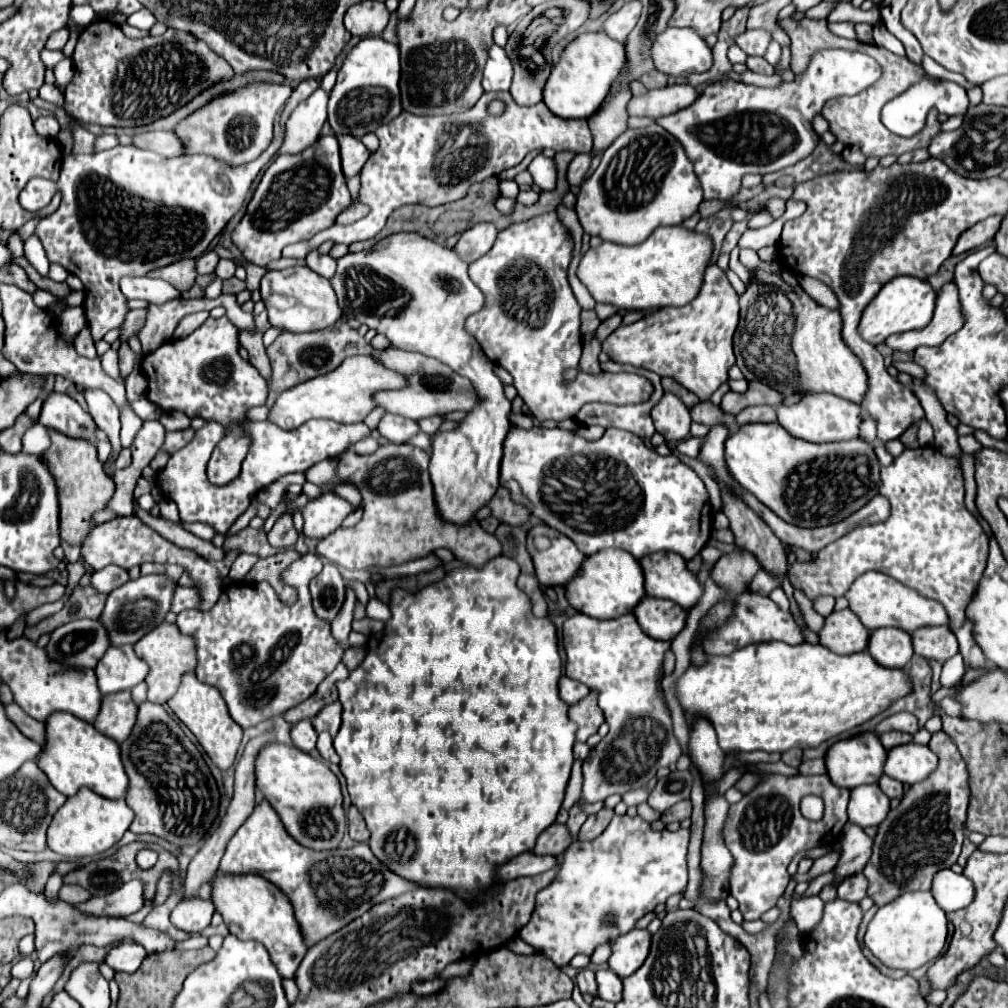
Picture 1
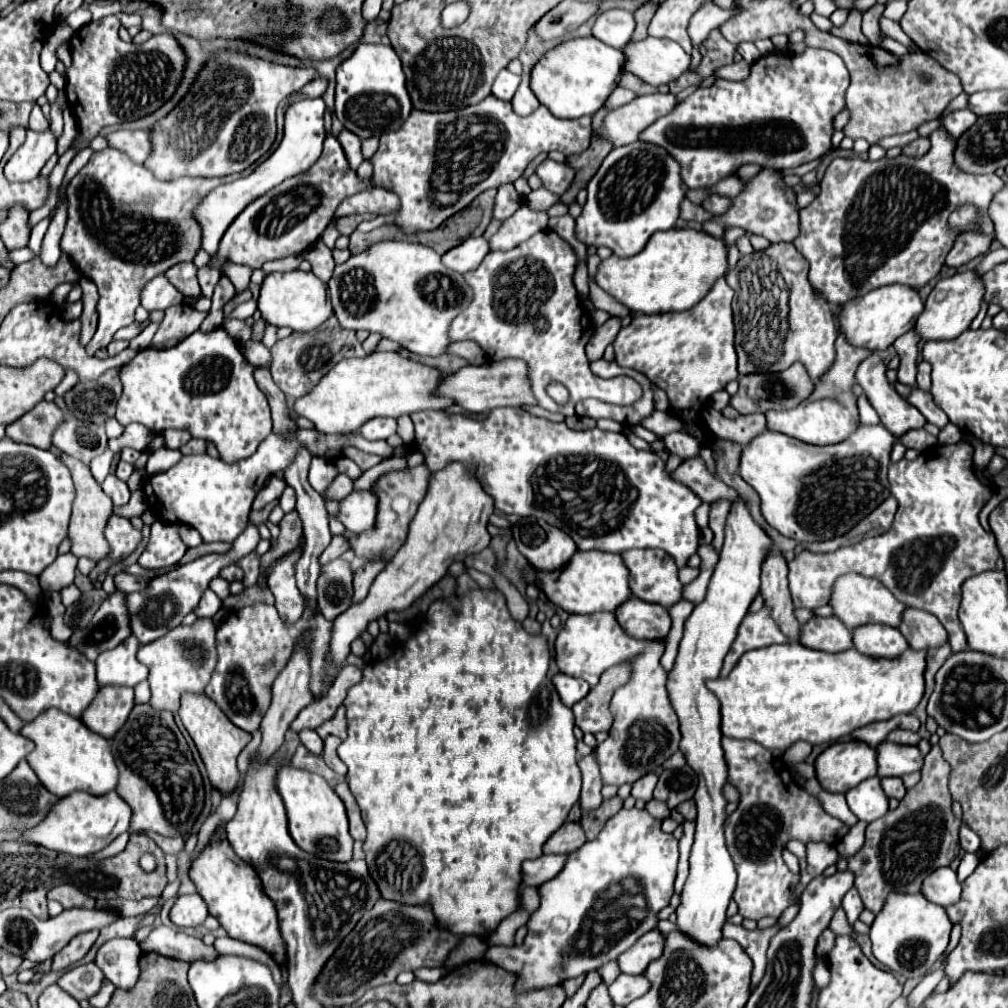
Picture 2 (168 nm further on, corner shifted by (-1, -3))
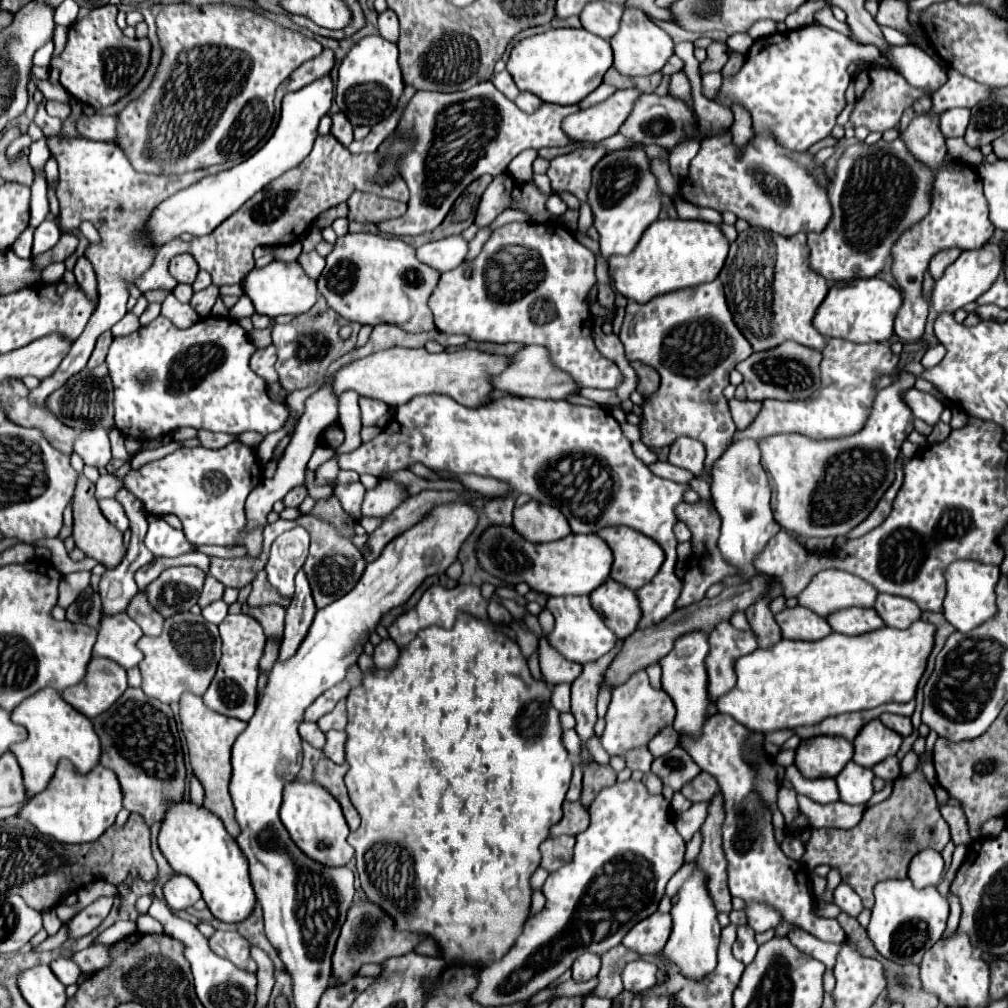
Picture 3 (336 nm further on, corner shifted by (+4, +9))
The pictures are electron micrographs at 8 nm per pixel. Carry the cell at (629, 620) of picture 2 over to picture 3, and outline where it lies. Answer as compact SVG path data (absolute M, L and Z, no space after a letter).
M605 581L595 593L591 593L591 605L599 609L605 617L605 623L621 637L629 637L641 621L641 605L635 591L617 583Z

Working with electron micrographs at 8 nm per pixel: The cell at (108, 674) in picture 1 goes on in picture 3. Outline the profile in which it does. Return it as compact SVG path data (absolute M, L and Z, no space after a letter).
M127 613L103 617L93 655L111 659L125 669L131 669L143 659L143 653L137 649L141 635L141 627Z

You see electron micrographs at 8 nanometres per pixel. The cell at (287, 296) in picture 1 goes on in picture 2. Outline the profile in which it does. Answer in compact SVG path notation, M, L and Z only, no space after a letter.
M290 271L266 275L258 297L258 311L270 325L290 327L292 331L310 331L320 327L332 315L332 305L326 285L318 277L314 277L312 271Z

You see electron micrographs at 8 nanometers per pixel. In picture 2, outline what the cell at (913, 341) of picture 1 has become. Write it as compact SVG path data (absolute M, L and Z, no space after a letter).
M962 271L952 277L940 279L934 285L932 293L928 295L928 299L924 303L924 311L920 313L920 317L916 321L918 333L922 335L924 341L958 337L962 331L966 331L970 327L972 319L978 315L982 297L984 297L984 283L976 271Z

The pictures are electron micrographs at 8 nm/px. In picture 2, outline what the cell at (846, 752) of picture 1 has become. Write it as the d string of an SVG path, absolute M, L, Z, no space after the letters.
M860 741L834 743L818 755L814 769L822 789L846 793L864 779L876 775L876 749Z

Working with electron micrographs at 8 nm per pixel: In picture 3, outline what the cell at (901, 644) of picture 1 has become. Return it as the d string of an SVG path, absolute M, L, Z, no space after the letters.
M841 609L829 615L827 621L837 633L843 635L865 635L885 627L875 609Z

